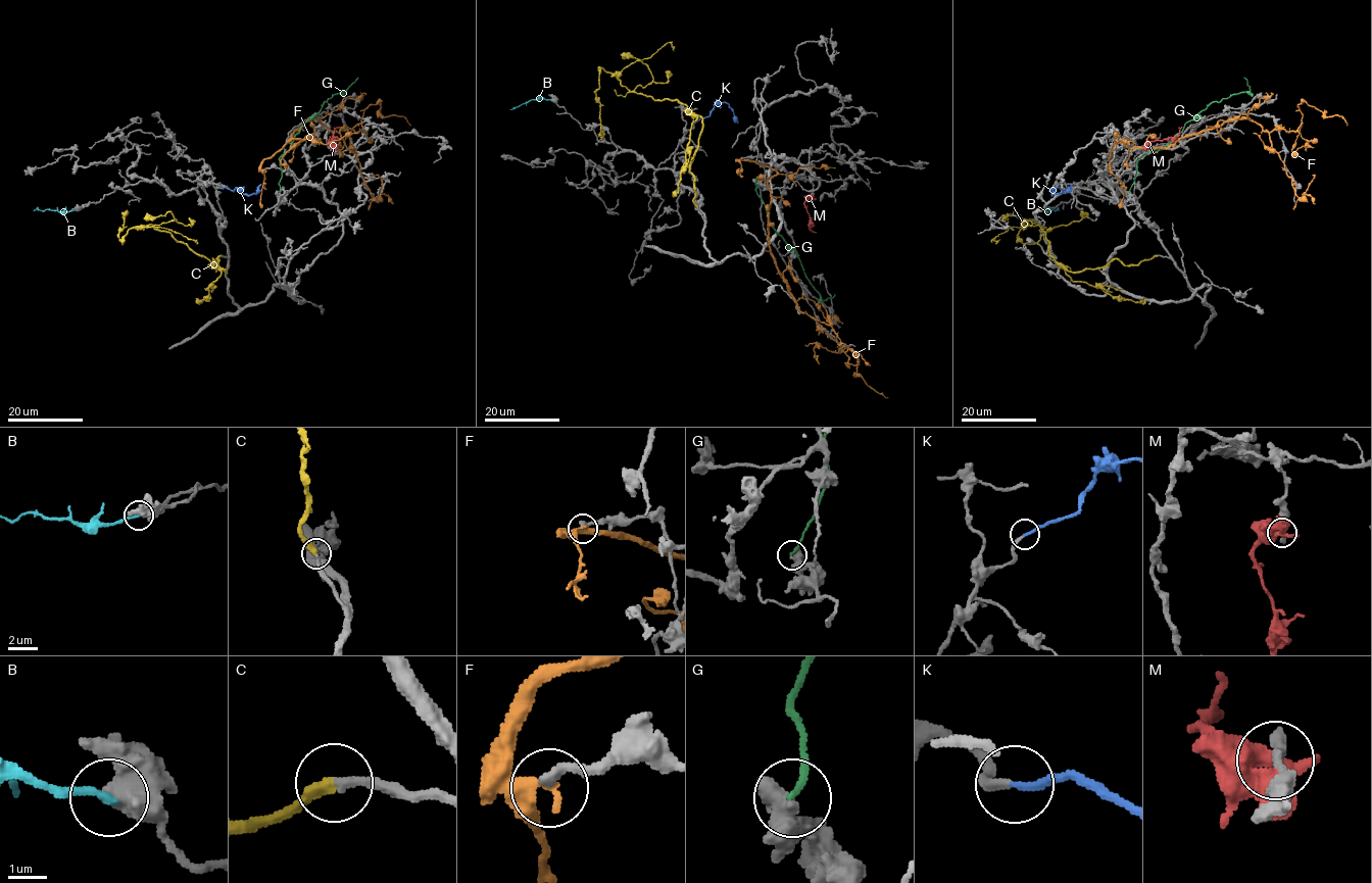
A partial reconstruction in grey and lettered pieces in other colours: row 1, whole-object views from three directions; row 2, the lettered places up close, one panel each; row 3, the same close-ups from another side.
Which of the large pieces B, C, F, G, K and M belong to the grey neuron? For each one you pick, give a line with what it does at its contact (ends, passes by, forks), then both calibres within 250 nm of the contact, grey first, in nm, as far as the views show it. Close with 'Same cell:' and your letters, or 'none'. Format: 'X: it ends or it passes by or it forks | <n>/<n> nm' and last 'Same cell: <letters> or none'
C: it ends | 240/360 nm
K: it ends | 220/190 nm
Same cell: C, K

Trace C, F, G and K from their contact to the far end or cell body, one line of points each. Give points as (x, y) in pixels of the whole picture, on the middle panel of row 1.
C: (697, 207), (690, 162), (702, 119), (683, 103), (634, 93), (602, 68), (595, 96), (603, 139)
F: (741, 159), (777, 174), (768, 181), (769, 248), (789, 294), (839, 352), (850, 349), (856, 373), (888, 397)
G: (755, 179), (756, 193), (768, 218), (795, 251), (806, 279), (821, 299), (826, 300), (835, 295)
K: (696, 120), (708, 115), (716, 105), (726, 102), (737, 123)

